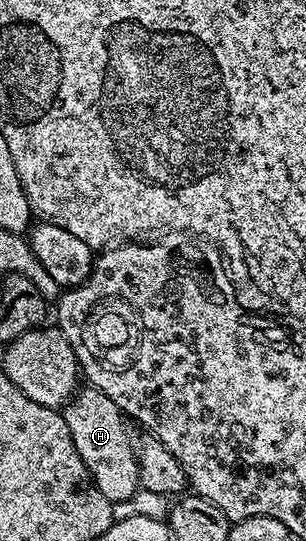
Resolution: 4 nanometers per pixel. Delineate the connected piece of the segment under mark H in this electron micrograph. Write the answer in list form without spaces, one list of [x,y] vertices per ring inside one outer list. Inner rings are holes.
[[[91,385],[78,389],[63,407],[65,423],[75,440],[75,452],[93,477],[95,488],[111,503],[127,500],[139,489],[140,468],[137,466],[135,442],[129,439],[127,419],[121,409],[102,390]]]

